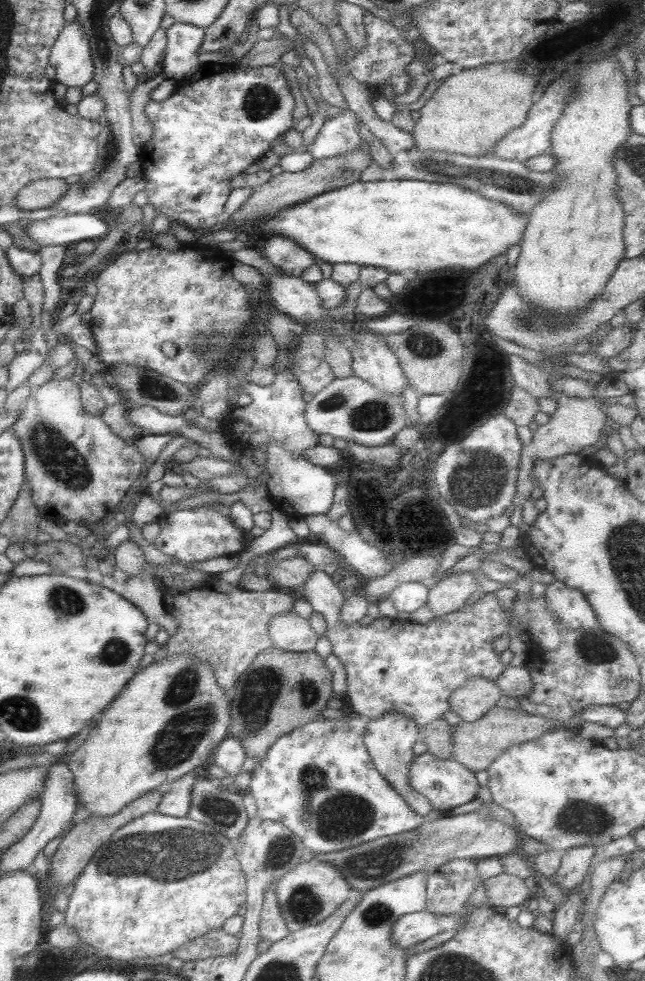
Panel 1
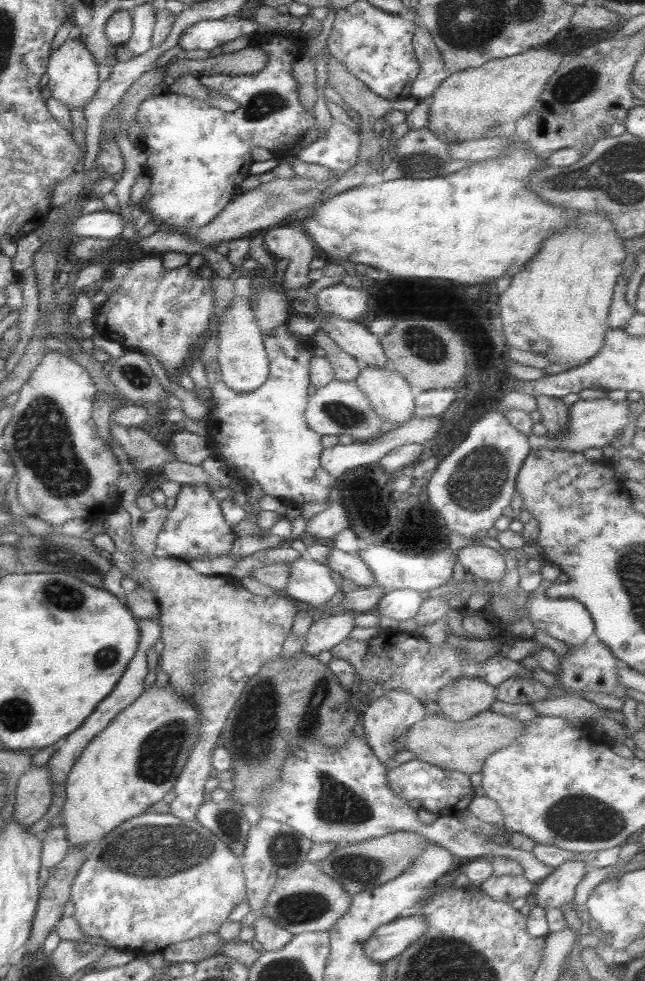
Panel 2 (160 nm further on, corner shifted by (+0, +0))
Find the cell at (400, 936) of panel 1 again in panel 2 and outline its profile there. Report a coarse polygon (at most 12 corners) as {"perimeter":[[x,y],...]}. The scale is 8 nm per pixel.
{"perimeter":[[417,914],[379,927],[365,942],[365,955],[381,964],[425,934]]}

